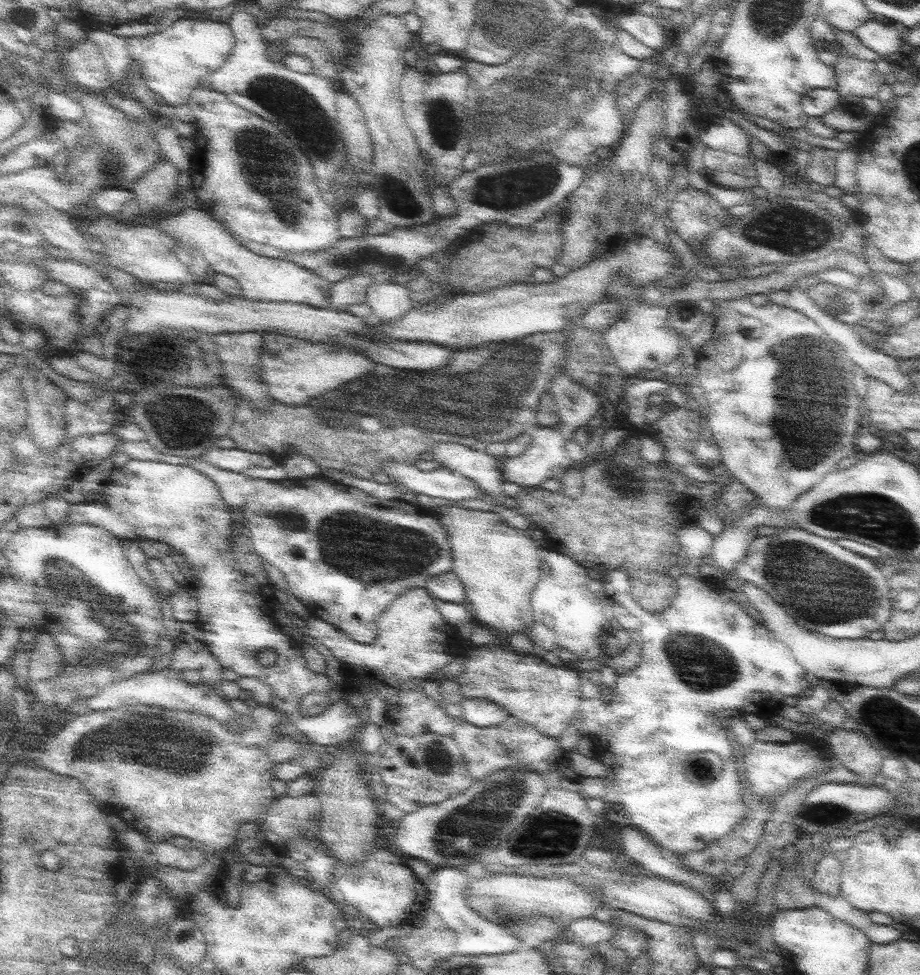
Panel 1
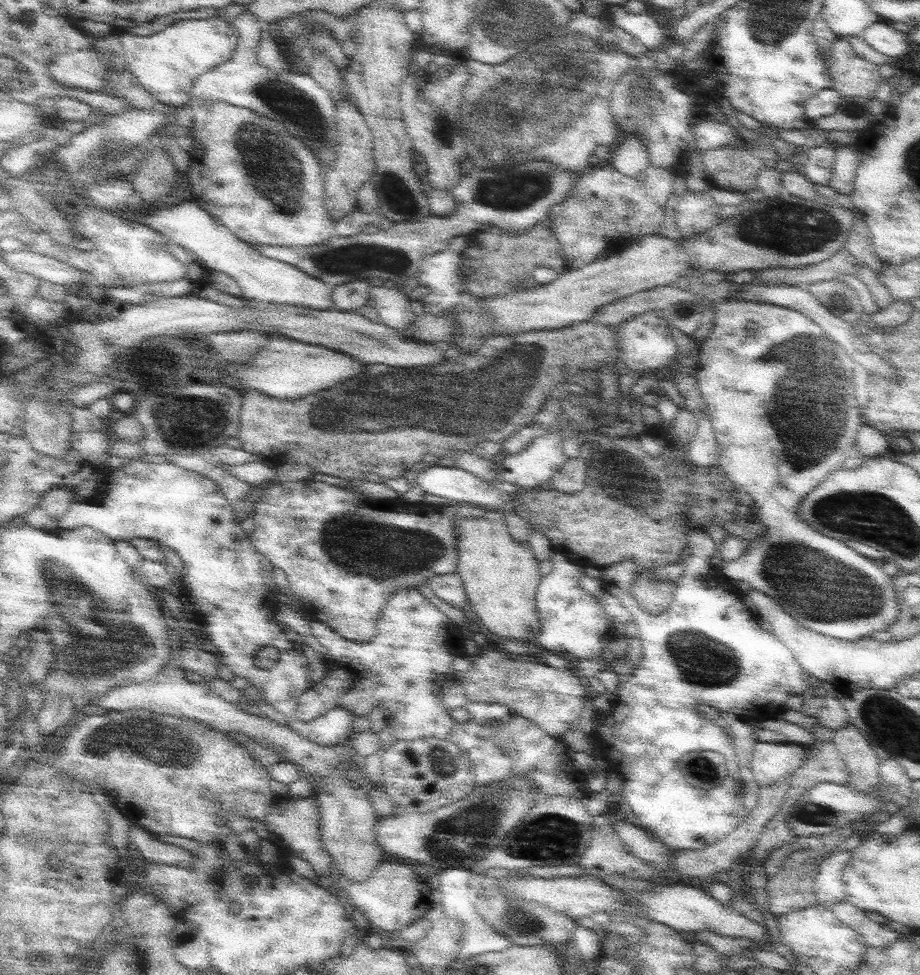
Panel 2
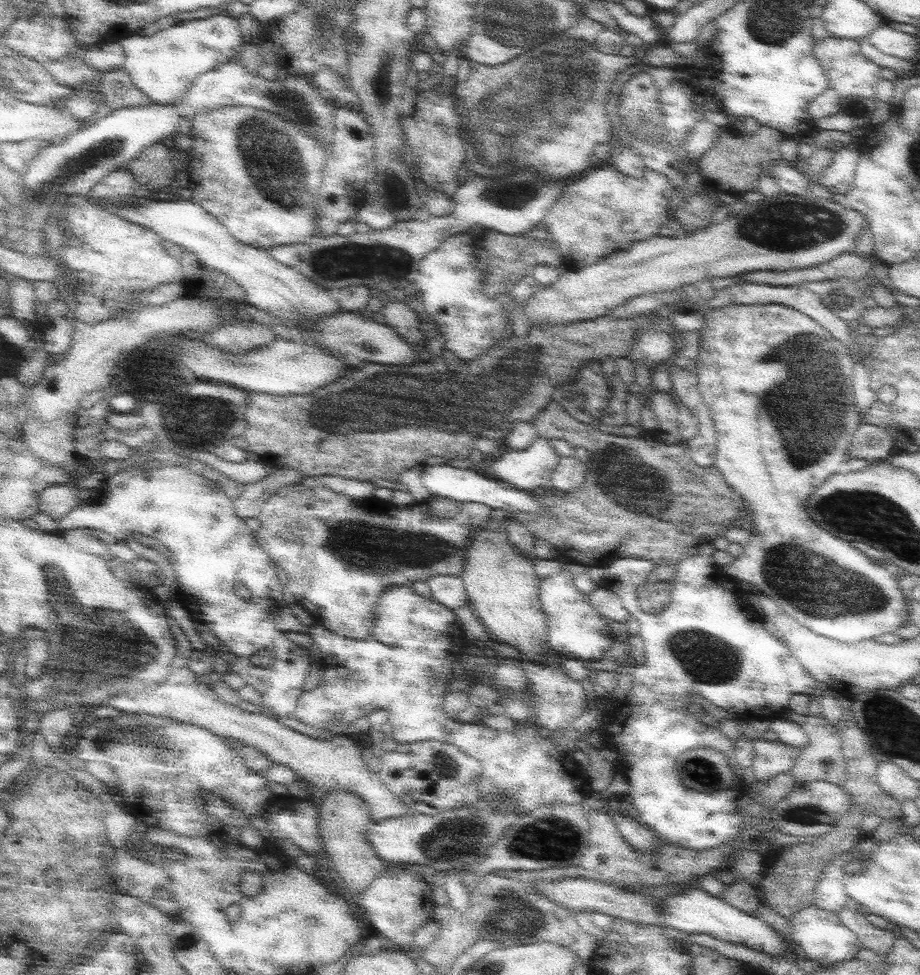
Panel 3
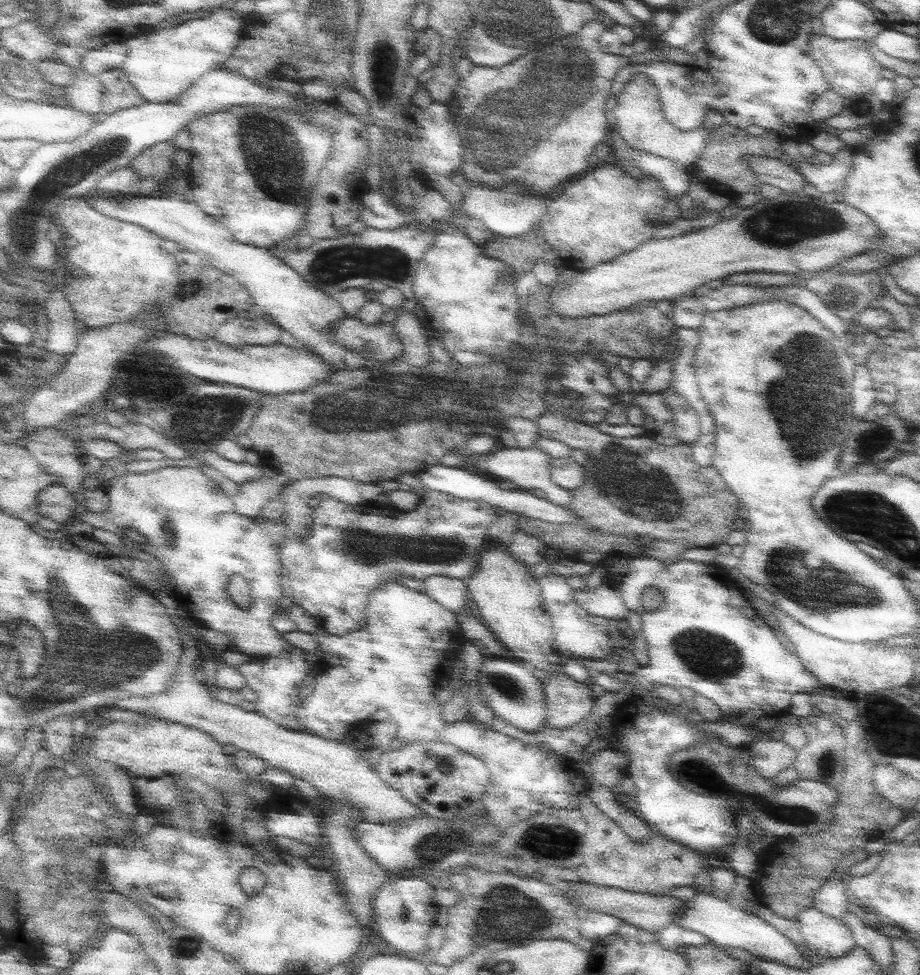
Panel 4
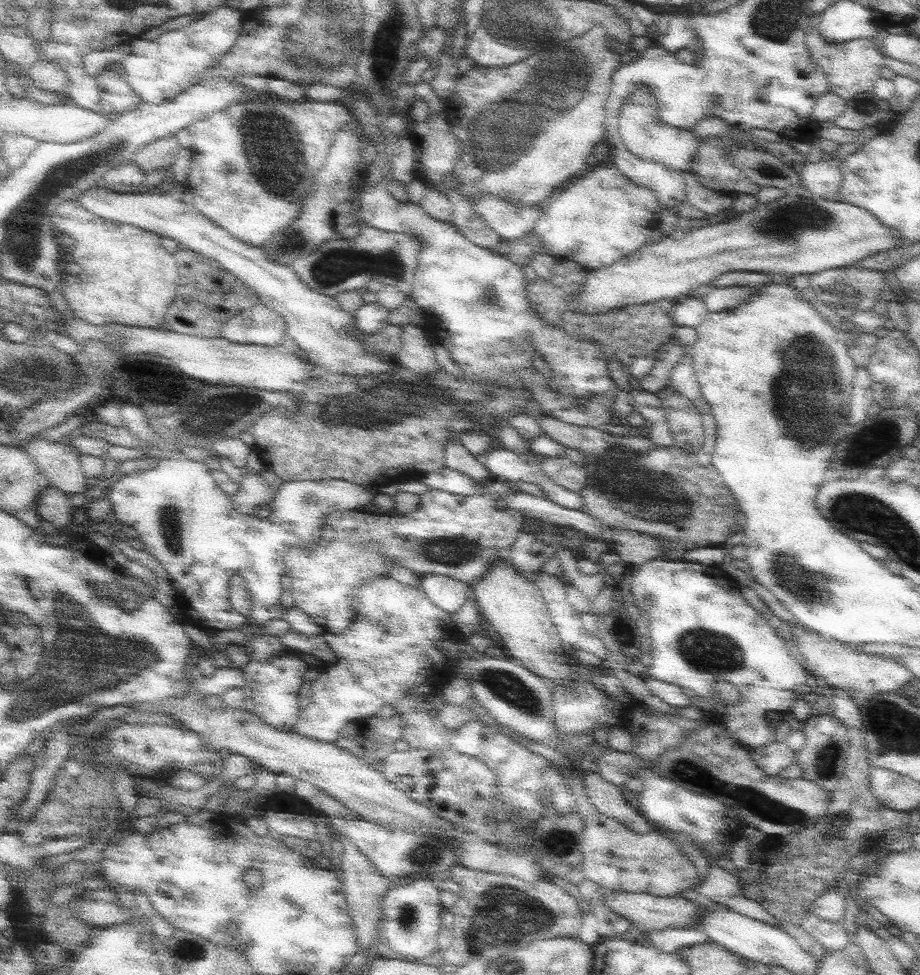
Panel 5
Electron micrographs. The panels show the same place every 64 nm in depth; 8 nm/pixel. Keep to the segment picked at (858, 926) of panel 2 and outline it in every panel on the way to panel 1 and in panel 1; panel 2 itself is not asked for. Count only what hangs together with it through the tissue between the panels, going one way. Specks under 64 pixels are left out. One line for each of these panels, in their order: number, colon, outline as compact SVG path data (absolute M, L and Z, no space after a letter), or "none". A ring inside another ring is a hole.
1: M811 884L811 890L815 894L815 906L825 908L837 920L843 920L843 922L851 924L853 928L859 928L871 940L871 944L891 944L891 942L899 940L899 932L893 926L881 926L881 924L871 922L867 912L861 912L859 908L849 904L843 896L821 894L813 888L813 884Z

